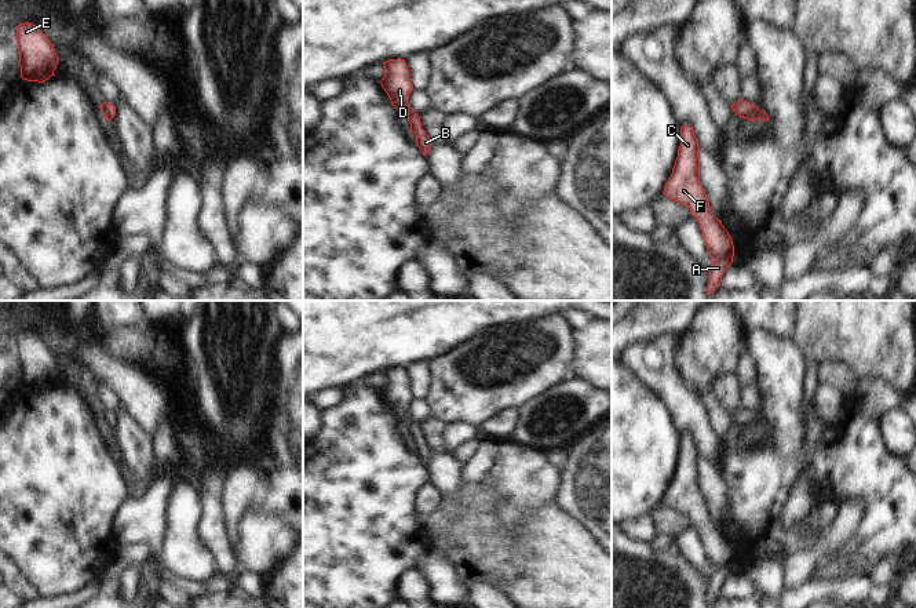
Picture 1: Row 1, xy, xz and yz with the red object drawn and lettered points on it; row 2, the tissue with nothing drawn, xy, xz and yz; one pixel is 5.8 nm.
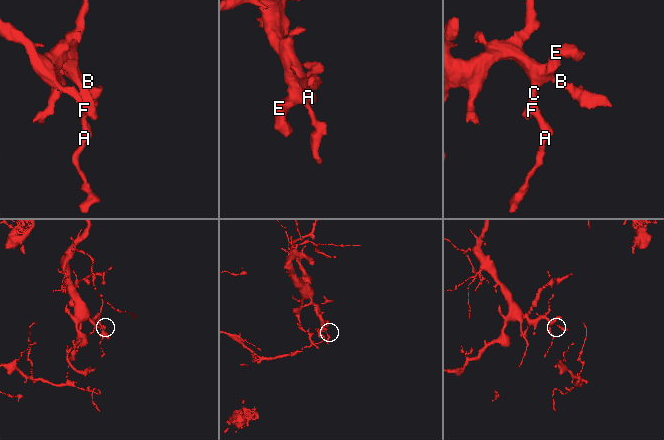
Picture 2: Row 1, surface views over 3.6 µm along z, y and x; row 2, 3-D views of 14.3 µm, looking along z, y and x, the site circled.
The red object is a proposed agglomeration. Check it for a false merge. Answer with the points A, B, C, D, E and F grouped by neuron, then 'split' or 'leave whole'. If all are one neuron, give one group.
A B C D E F | leave whole

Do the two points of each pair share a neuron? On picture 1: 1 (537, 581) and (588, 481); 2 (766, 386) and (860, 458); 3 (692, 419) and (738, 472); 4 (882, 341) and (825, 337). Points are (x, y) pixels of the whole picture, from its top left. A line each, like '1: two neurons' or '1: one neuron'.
1: two neurons
2: one neuron
3: two neurons
4: one neuron

